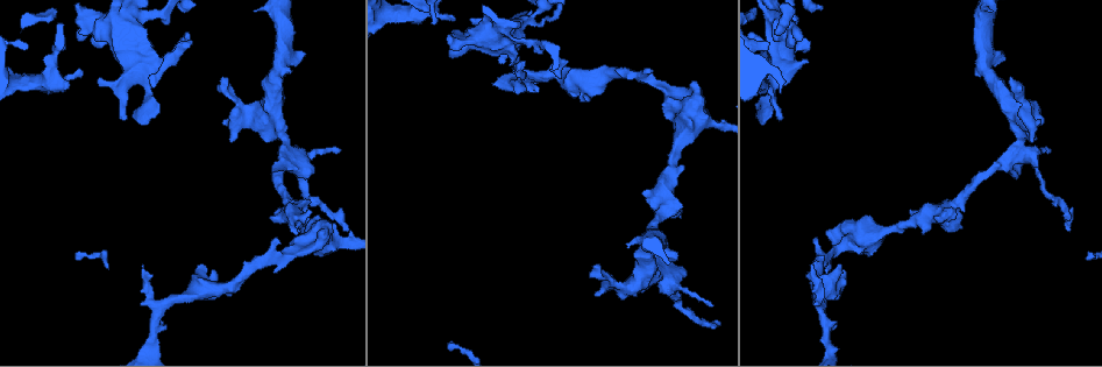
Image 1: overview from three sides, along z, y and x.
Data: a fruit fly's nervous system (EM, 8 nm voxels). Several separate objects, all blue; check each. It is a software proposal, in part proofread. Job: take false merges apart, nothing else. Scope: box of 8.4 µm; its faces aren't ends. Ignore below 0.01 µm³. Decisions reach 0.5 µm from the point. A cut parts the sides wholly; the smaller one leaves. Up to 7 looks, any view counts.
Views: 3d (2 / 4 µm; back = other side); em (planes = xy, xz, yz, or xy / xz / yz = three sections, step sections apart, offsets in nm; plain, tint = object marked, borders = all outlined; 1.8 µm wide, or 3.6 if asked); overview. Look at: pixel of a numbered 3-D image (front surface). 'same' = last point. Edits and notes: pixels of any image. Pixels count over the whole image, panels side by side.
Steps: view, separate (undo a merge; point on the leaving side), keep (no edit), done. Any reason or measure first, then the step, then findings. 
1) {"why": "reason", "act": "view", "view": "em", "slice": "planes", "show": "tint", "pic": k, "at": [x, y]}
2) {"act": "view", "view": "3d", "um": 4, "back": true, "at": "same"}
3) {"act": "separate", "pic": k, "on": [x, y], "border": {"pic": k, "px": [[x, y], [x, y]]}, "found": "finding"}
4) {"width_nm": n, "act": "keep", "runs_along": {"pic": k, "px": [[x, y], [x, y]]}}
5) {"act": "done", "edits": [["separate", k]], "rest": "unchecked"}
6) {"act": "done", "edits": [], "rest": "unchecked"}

{"why": "three arms meet", "act": "view", "view": "3d", "um": 4, "pic": 1, "at": [1021, 154]}

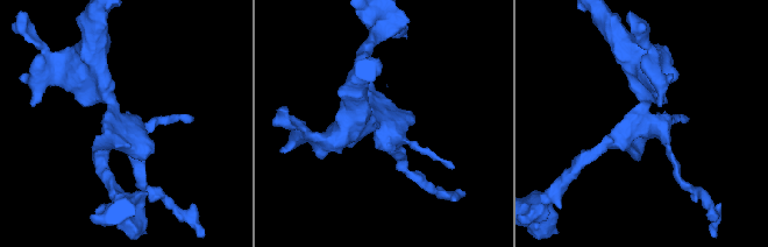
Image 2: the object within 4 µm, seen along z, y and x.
{"why": "need the tissue", "act": "view", "view": "em", "slice": "planes", "show": "tint", "pic": 2, "at": [645, 127]}

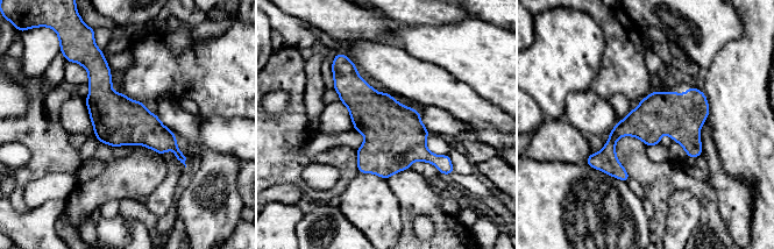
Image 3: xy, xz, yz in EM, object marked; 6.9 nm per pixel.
{"width_nm": 300, "act": "keep", "runs_along": {"pic": 3, "px": [[90, 62], [100, 89], [182, 158]]}, "found": "all the same cell"}

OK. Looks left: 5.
{"why": "branch point", "act": "view", "view": "3d", "um": 2, "pic": 1, "at": [664, 203]}

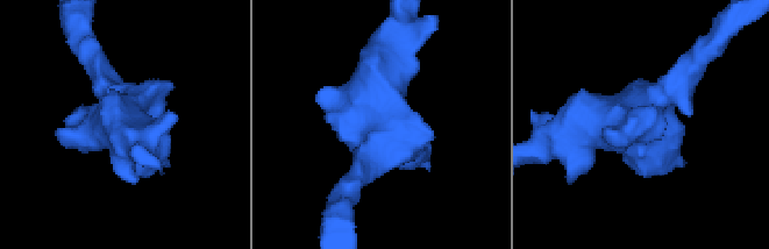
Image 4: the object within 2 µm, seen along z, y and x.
{"why": "need the tissue", "act": "view", "view": "em", "um": 3.6, "slice": "planes", "show": "tint", "pic": 4, "at": [636, 117]}

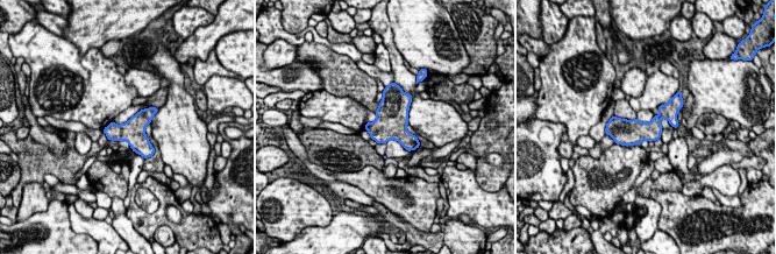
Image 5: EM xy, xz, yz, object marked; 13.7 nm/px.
{"width_nm": 320, "act": "keep", "found": "continuous, no second cell"}

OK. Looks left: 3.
{"why": "a narrow waist", "act": "view", "view": "3d", "um": 4, "back": true, "pic": 1, "at": [136, 27]}

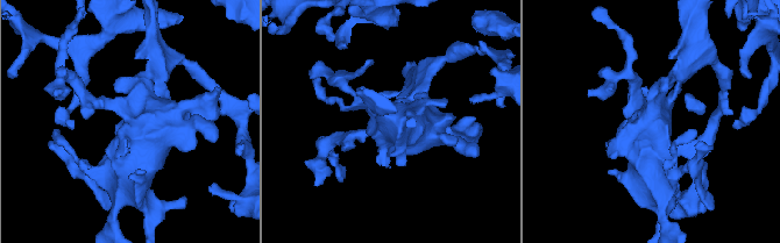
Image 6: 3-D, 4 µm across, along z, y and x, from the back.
{"act": "view", "view": "em", "um": 3.6, "slice": "planes", "show": "plain", "pic": 6, "at": [641, 117]}

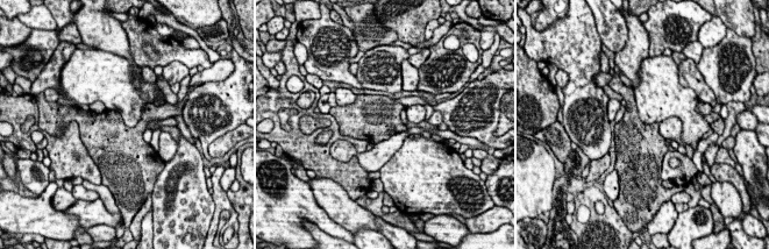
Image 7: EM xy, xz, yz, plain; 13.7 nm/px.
{"act": "view", "view": "em", "um": 3.6, "slice": "planes", "show": "tint", "at": "same"}

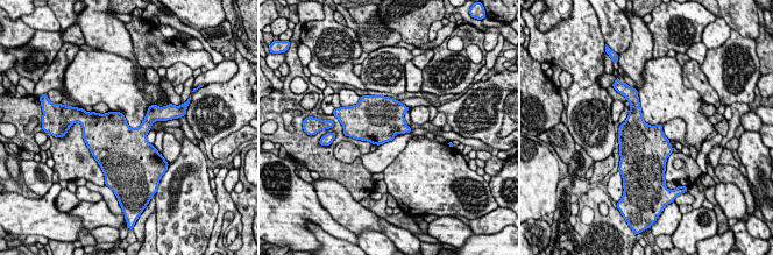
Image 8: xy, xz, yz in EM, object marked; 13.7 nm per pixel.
{"act": "keep", "found": "continuous, no second cell"}

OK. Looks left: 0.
{"act": "done", "edits": [], "rest": "unchecked"}

